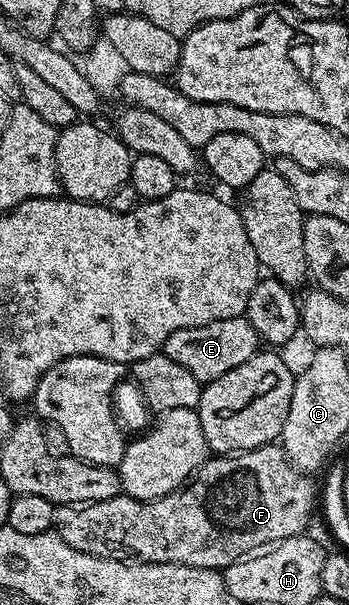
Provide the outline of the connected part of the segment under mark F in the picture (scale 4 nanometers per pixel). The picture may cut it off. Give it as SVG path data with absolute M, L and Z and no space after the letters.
M268 445L258 447L252 451L237 451L230 455L216 454L208 458L206 463L199 466L198 471L187 480L186 484L171 495L166 495L160 499L131 499L128 495L120 493L109 501L97 501L96 503L85 503L82 505L59 505L55 508L54 530L69 545L78 551L84 551L90 555L100 555L106 559L121 559L124 561L138 560L140 563L180 563L190 567L213 567L222 569L235 563L239 559L246 559L248 555L254 555L260 549L270 548L272 545L280 543L282 539L297 537L308 530L311 523L311 510L317 507L317 487L311 484L310 474L297 470L288 459L287 455L279 445Z

